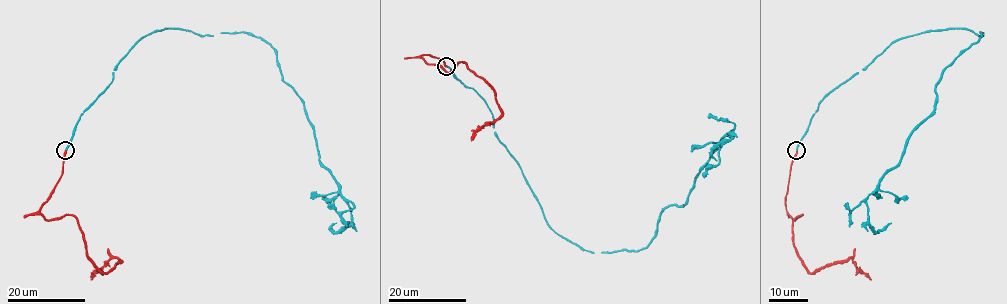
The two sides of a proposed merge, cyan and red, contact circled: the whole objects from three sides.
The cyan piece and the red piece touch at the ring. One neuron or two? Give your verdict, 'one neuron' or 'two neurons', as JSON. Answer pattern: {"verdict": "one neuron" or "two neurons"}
{"verdict": "one neuron"}

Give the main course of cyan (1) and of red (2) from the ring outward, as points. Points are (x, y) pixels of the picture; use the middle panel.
1: (446, 66), (484, 100), (547, 224), (592, 252), (647, 245), (730, 137), (717, 160)
2: (446, 66), (442, 59), (420, 56), (447, 72), (465, 62), (495, 93), (501, 114), (482, 126), (471, 141)

